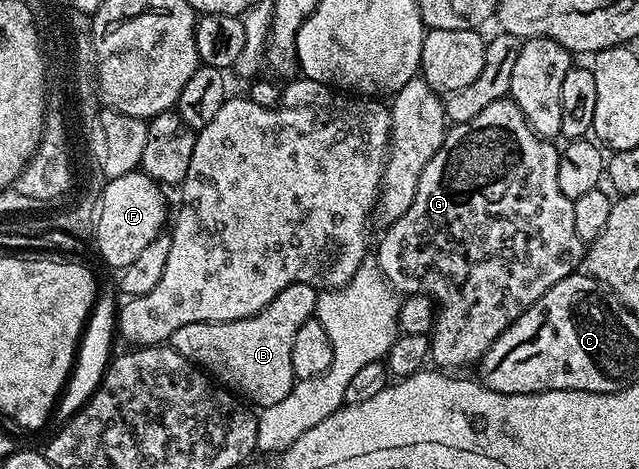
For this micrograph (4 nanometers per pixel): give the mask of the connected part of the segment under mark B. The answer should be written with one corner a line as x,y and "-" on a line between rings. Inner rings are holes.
291,284
254,318
183,324
183,328
173,334
171,345
190,362
208,371
222,387
236,392
254,407
279,404
279,400
291,392
295,381
291,368
291,343
301,325
314,317
318,293
311,284

